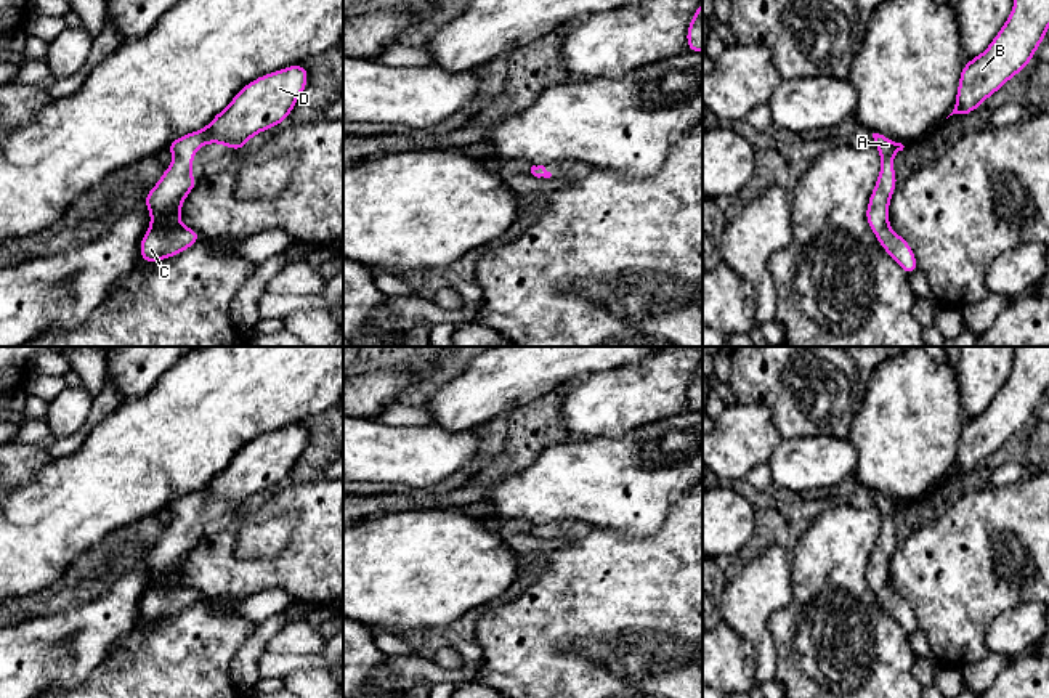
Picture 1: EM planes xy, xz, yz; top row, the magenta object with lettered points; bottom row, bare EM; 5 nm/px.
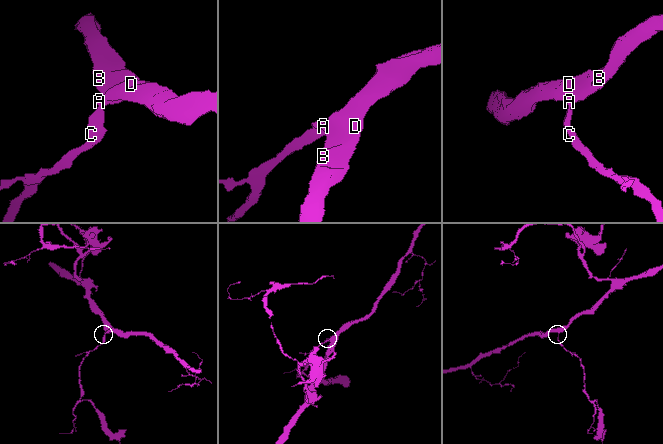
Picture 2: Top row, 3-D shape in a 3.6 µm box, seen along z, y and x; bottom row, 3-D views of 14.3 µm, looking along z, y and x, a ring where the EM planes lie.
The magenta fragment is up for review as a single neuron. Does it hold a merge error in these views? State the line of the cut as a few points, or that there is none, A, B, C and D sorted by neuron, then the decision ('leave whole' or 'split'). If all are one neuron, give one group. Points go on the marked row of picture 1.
no cut | A B C D | leave whole

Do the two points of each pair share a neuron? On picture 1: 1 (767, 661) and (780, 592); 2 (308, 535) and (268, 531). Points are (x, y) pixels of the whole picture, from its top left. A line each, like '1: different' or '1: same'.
1: same
2: different

